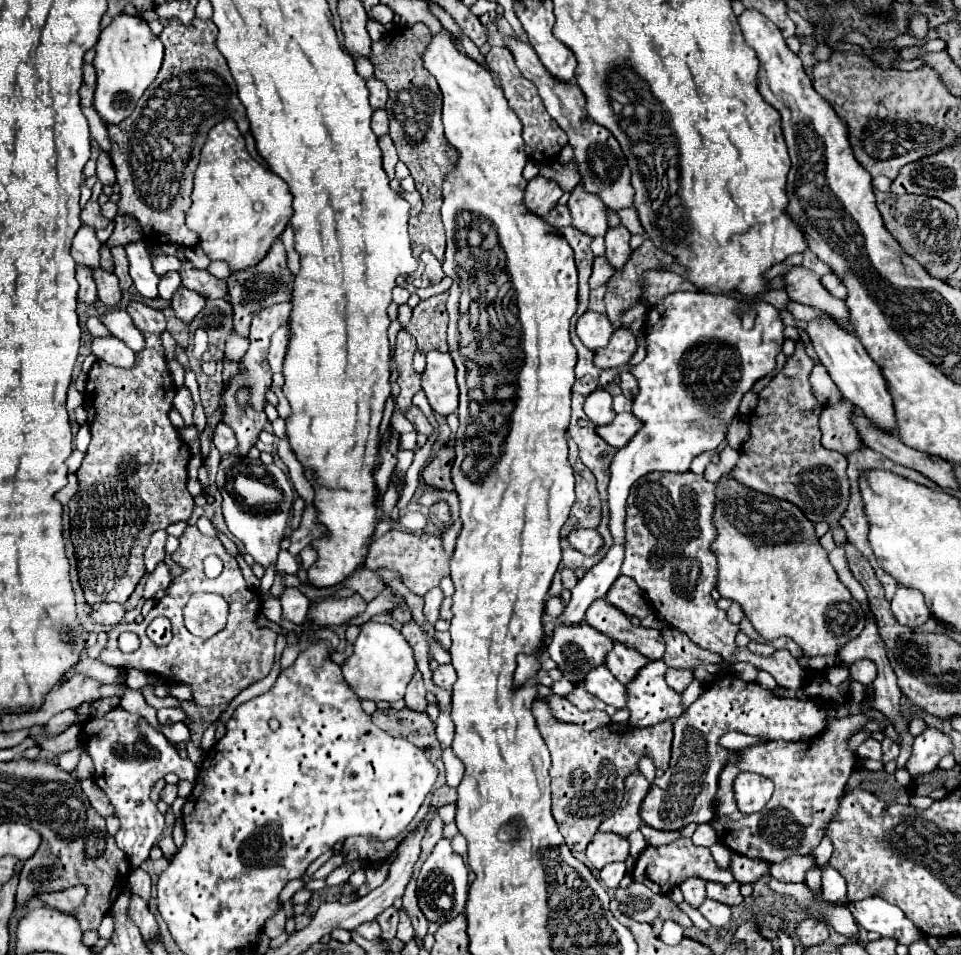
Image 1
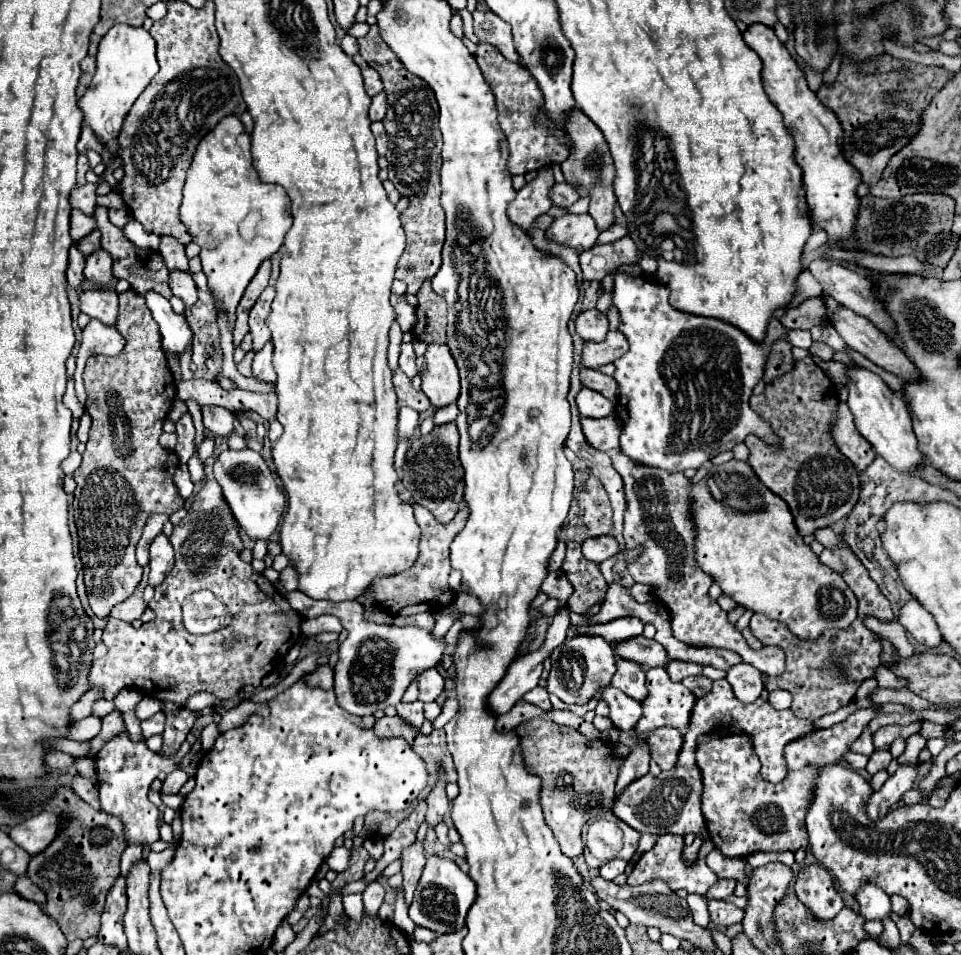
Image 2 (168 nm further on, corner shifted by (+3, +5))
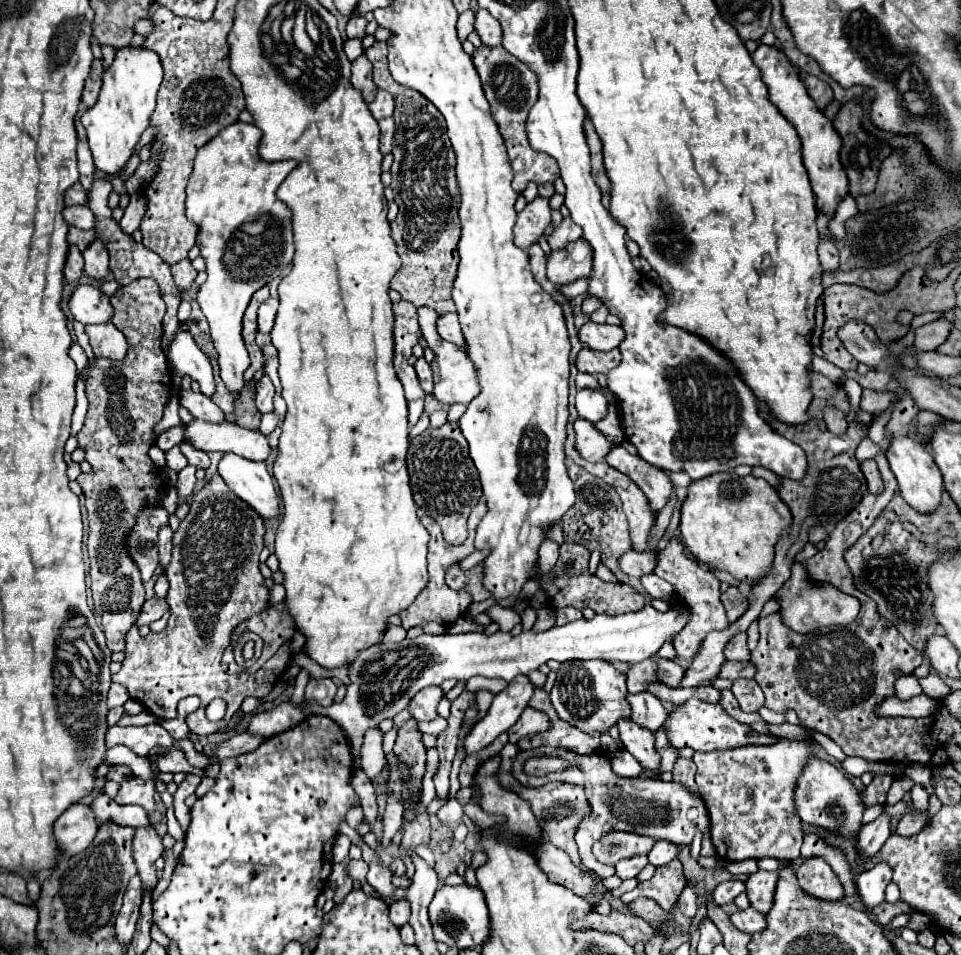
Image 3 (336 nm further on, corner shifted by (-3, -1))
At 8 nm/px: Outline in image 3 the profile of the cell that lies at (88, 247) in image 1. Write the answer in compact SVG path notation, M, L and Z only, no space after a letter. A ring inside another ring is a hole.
M65 207L63 217L69 225L73 225L77 229L83 229L83 231L95 227L95 217L87 207Z

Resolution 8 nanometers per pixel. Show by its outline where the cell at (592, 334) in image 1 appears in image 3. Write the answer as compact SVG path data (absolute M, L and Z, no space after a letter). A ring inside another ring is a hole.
M587 321L579 329L579 339L585 347L597 349L597 351L609 351L619 345L619 341L625 337L625 331L617 325L607 325L607 323L595 323Z

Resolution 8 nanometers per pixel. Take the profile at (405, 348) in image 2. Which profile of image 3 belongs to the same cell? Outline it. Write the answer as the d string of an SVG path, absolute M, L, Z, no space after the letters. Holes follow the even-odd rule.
M423 357L417 359L415 371L417 371L419 383L421 383L421 387L425 389L425 393L433 393L433 375L431 375L431 367L429 367L429 363L427 363Z

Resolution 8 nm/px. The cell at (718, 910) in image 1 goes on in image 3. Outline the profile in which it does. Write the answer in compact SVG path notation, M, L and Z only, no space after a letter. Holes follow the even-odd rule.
M749 907L749 909L745 909L745 911L737 911L737 913L733 913L729 919L731 919L731 923L733 923L739 931L749 933L749 935L753 935L753 933L765 929L765 925L767 925L765 915L757 913L753 907Z

